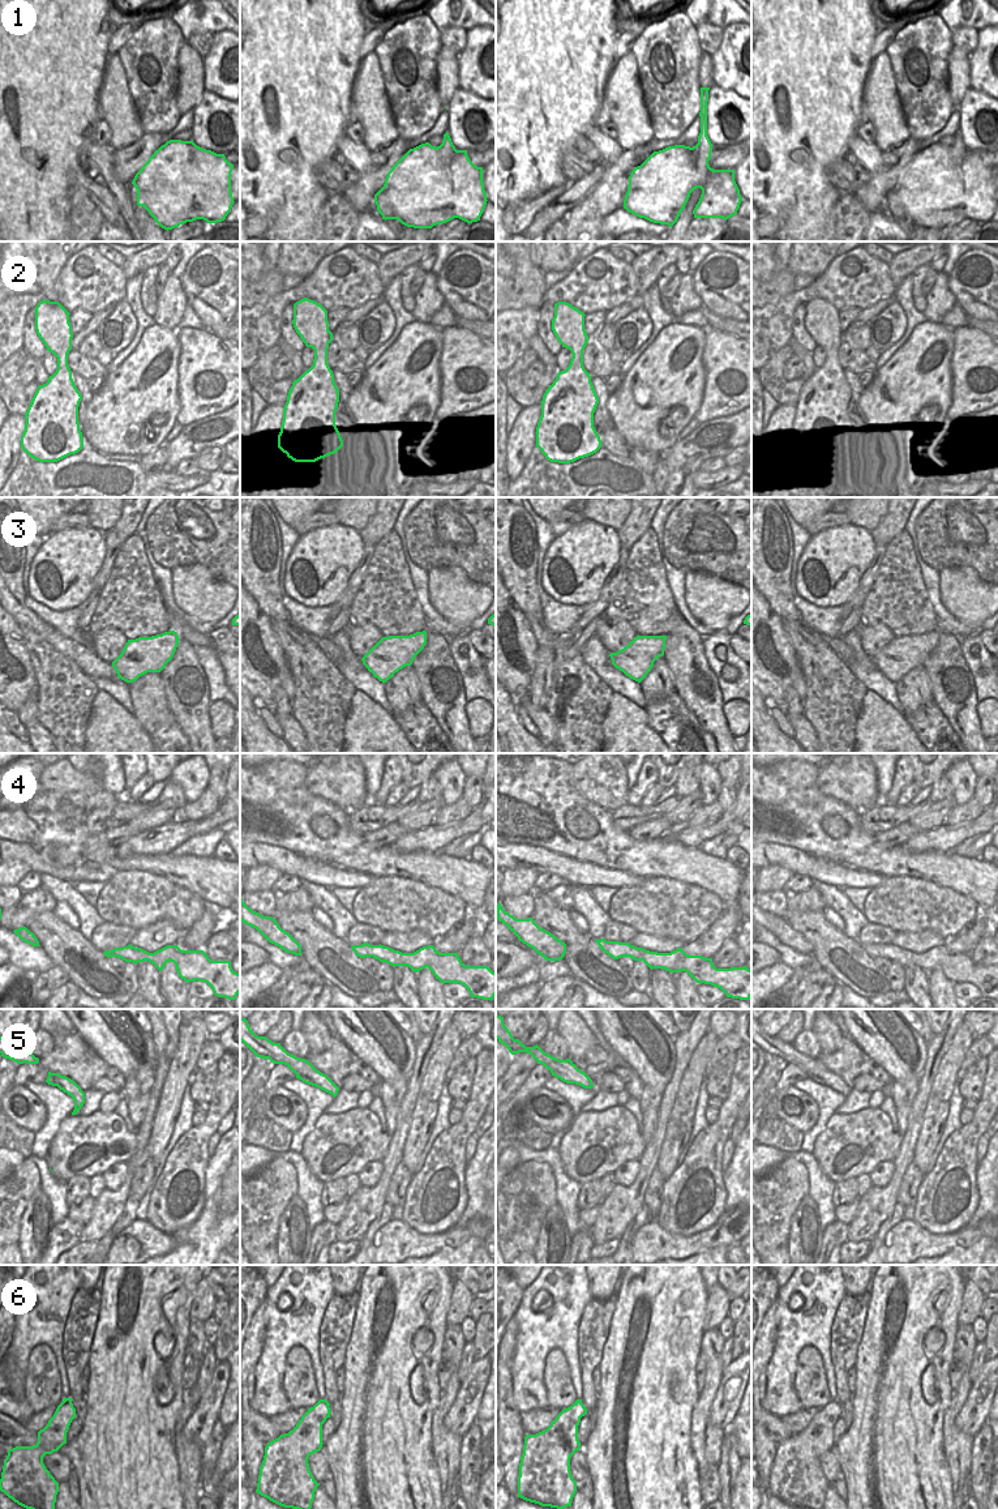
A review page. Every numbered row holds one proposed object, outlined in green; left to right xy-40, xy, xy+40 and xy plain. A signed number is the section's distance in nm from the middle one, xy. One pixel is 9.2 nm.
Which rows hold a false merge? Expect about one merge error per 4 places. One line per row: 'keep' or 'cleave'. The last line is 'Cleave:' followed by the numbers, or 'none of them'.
1: cleave
2: keep
3: keep
4: keep
5: keep
6: cleave
Cleave: 1, 6

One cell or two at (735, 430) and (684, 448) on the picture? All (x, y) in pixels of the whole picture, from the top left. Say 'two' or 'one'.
one

